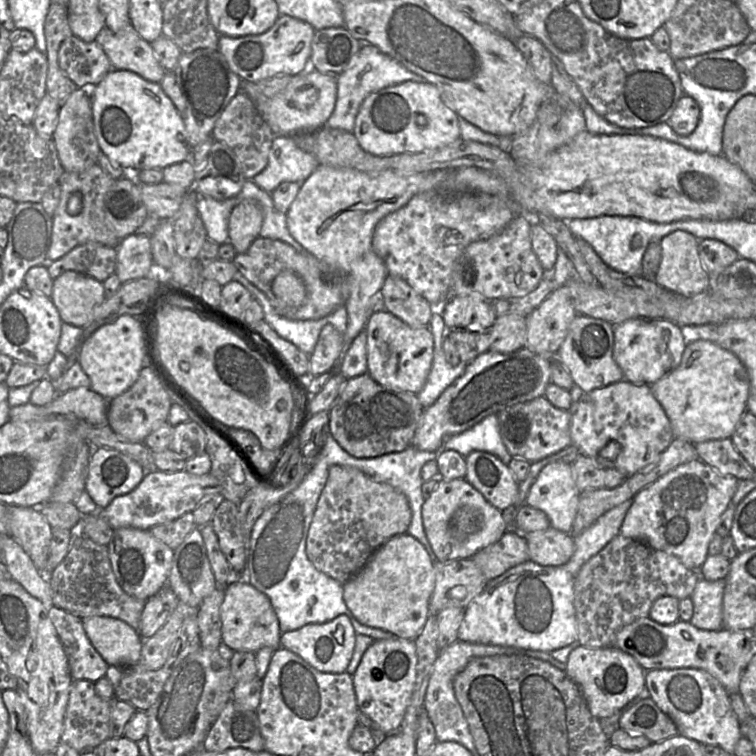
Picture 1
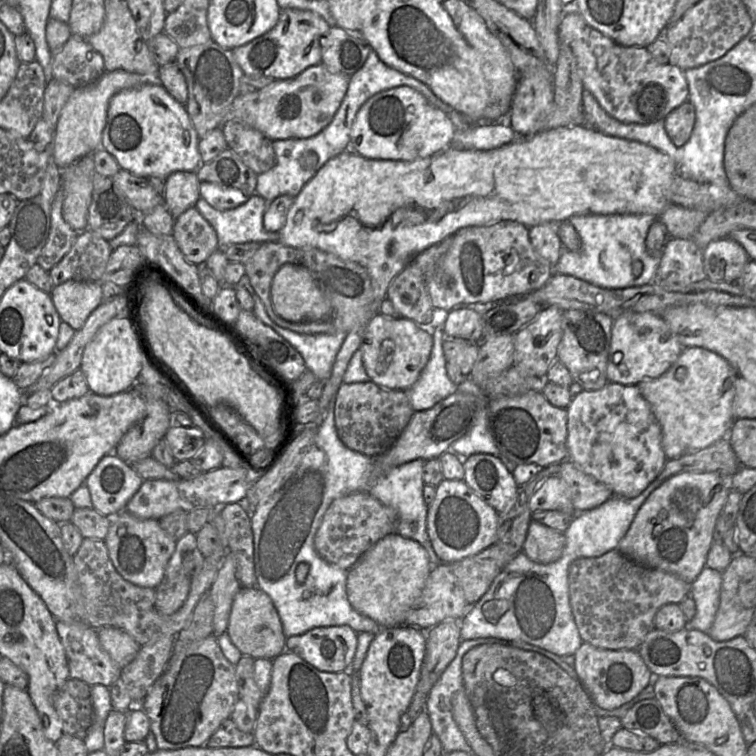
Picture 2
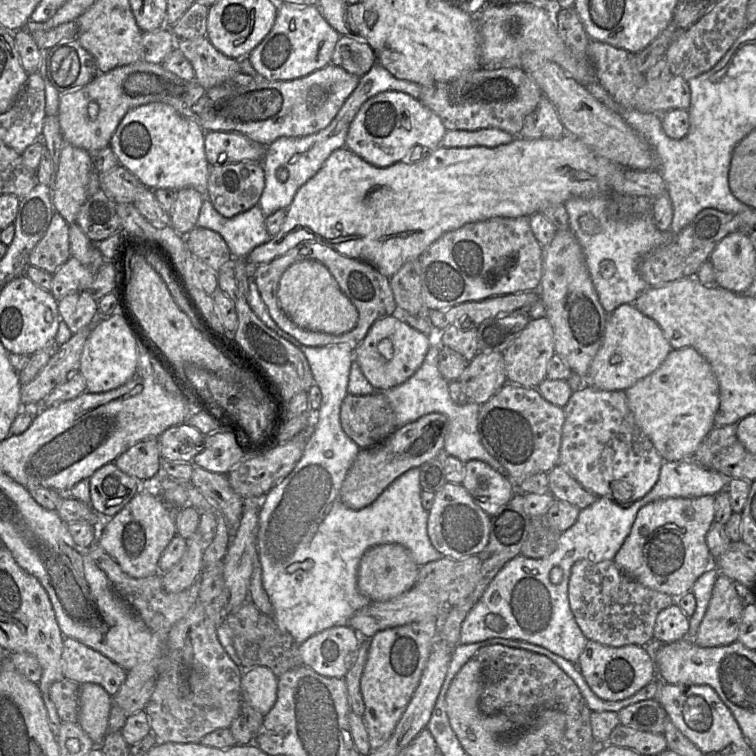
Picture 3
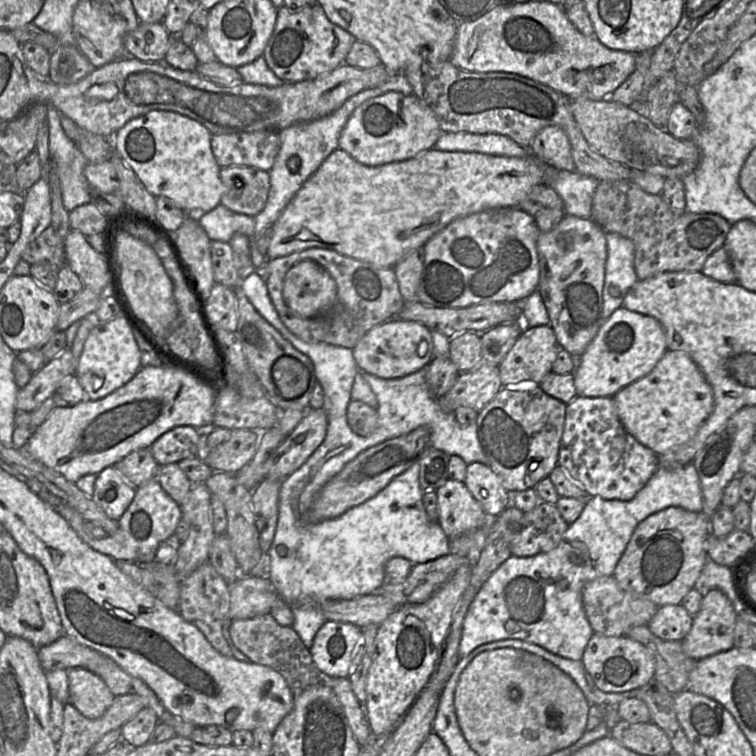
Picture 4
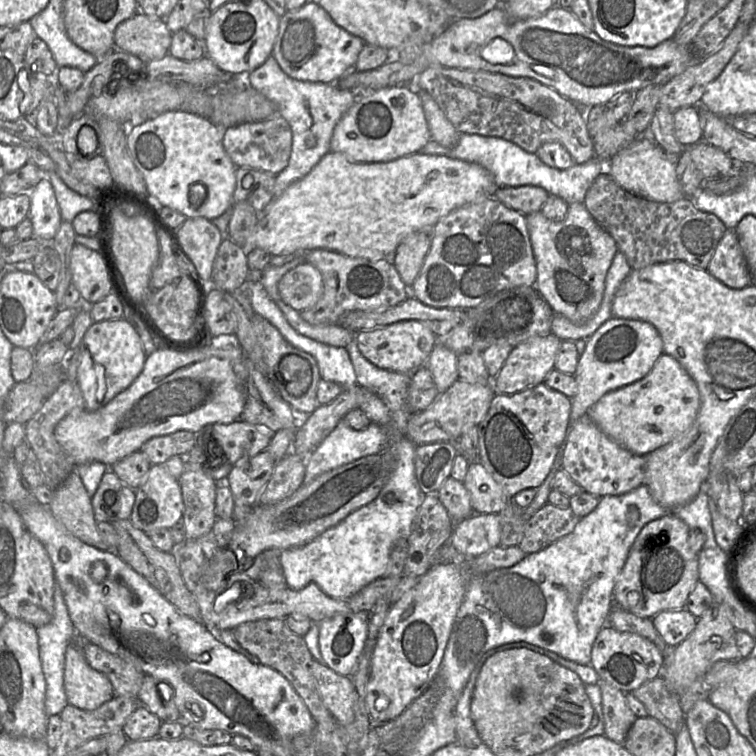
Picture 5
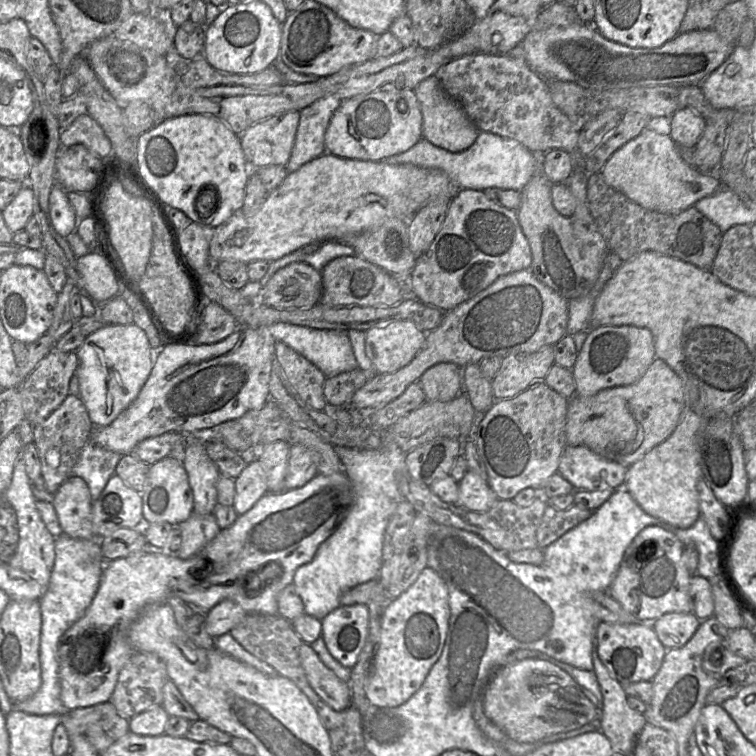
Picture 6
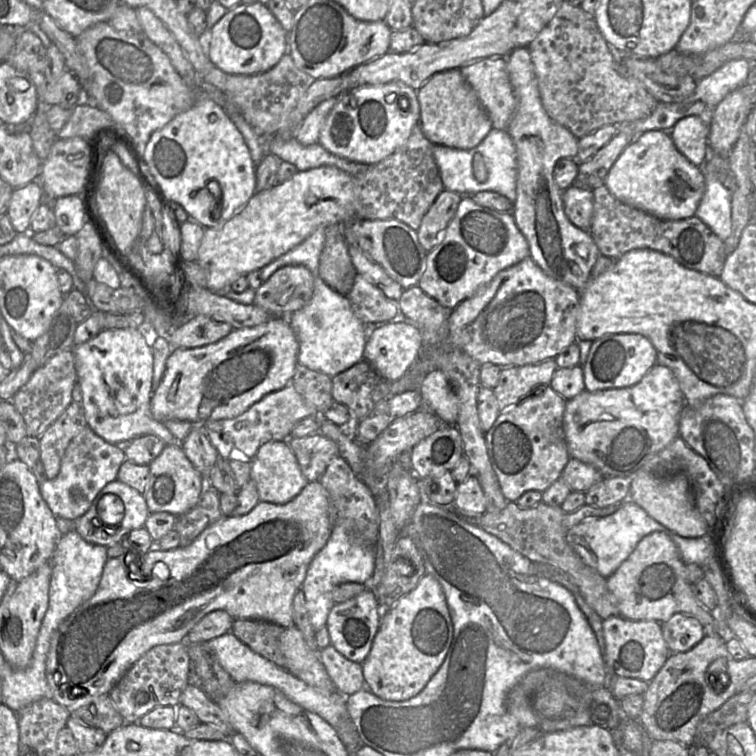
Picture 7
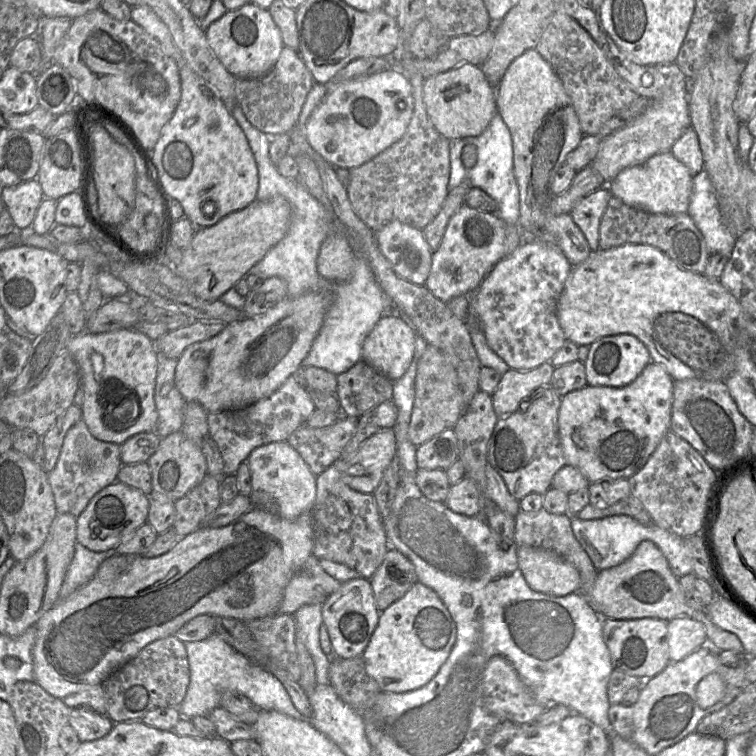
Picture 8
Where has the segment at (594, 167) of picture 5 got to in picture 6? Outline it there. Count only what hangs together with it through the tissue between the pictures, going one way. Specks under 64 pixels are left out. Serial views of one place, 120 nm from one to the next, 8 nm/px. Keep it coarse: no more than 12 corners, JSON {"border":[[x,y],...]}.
{"border":[[481,131],[462,152],[423,138],[372,162],[445,172],[459,189],[521,193],[536,155]]}

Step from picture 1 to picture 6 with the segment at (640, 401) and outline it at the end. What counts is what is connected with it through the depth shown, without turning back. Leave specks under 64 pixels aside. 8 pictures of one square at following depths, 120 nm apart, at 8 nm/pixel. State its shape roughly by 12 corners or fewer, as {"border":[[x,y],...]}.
{"border":[[567,444],[558,472],[575,490],[624,487],[627,469]]}

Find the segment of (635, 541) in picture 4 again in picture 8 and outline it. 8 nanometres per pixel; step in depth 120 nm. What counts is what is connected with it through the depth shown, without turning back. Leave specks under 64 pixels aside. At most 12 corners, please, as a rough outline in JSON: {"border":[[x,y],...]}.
{"border":[[652,541],[599,571],[588,600],[602,618],[692,617],[711,651],[744,653],[684,595]]}

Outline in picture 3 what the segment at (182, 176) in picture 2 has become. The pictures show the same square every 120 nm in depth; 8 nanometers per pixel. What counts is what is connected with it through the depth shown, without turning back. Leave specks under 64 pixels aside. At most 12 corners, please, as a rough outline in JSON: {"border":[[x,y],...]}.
{"border":[[177,191],[169,224],[185,236],[197,227],[204,195]]}

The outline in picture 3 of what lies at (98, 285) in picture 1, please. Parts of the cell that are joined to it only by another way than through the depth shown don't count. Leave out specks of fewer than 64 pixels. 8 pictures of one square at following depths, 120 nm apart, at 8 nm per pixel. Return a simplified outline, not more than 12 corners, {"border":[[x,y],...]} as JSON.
{"border":[[88,290],[58,301],[75,334],[93,323],[98,301]]}

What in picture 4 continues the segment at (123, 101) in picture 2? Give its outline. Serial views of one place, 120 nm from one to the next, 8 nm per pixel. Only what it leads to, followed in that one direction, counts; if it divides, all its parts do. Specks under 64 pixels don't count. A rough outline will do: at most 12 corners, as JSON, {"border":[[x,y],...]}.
{"border":[[173,111],[129,120],[114,151],[188,215],[221,202],[211,132]]}

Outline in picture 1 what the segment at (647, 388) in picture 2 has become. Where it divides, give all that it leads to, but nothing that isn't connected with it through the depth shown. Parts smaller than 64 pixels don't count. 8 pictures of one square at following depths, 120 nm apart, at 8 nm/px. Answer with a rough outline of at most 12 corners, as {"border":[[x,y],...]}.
{"border":[[696,334],[650,389],[674,438],[731,438],[750,379]]}

